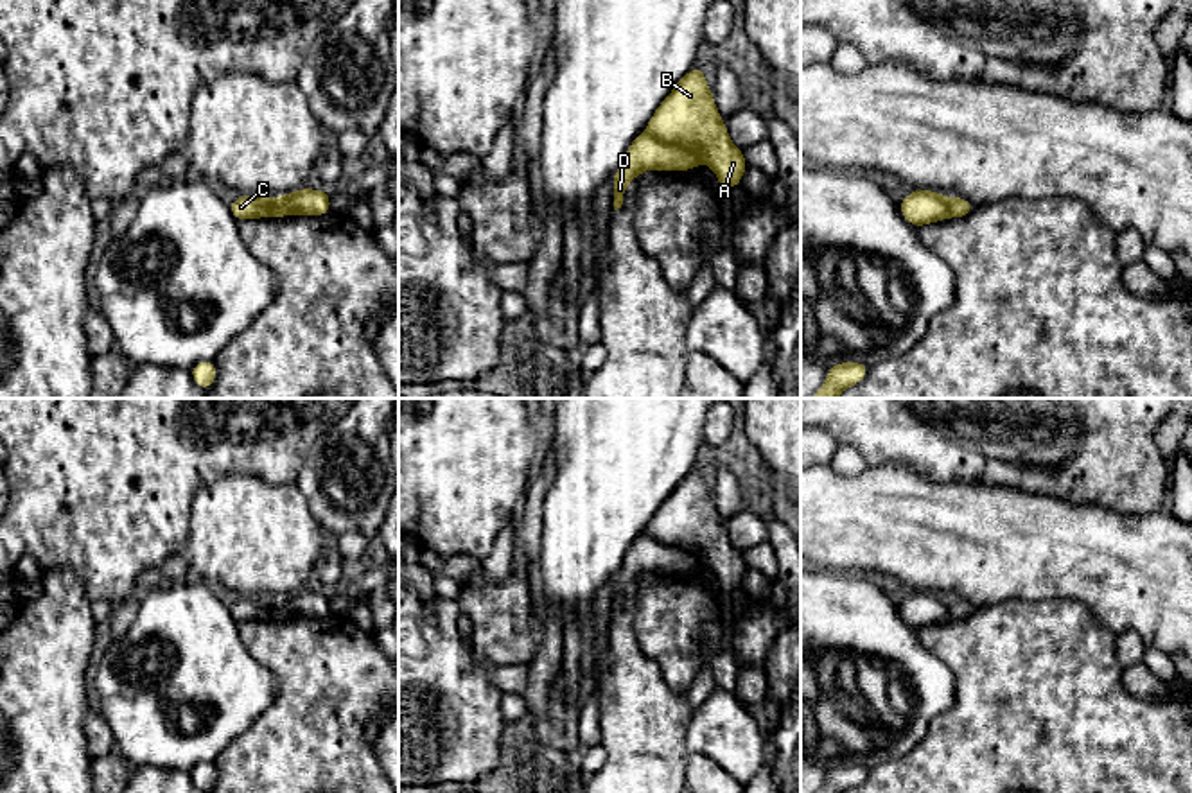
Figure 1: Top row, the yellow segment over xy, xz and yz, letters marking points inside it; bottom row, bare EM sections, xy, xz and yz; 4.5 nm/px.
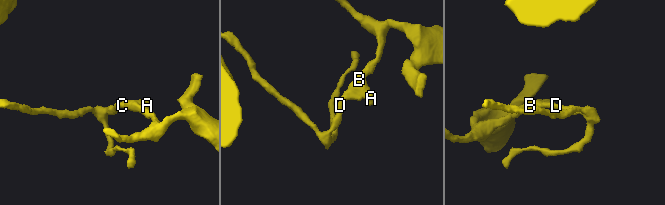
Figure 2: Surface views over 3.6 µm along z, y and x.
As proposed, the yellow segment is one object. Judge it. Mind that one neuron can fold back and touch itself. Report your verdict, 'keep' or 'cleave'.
cleave

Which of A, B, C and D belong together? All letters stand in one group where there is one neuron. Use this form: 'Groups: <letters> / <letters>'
Groups: A B / C D

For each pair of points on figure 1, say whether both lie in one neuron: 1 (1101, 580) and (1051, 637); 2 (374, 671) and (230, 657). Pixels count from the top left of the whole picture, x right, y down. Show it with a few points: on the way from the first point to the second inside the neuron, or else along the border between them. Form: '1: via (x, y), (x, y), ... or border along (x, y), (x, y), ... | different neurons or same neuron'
1: border along (1040, 598), (1078, 600), (1110, 632) | different neurons
2: border along (237, 623), (241, 643), (277, 680), (273, 700) | different neurons

